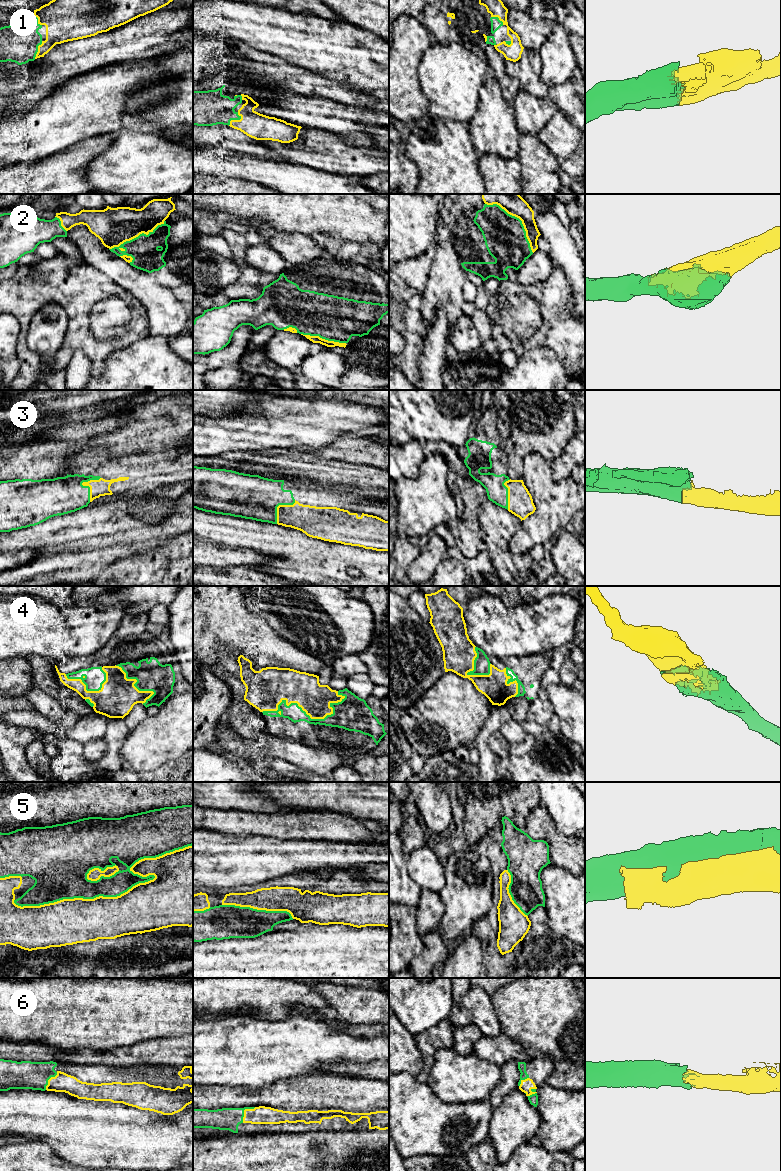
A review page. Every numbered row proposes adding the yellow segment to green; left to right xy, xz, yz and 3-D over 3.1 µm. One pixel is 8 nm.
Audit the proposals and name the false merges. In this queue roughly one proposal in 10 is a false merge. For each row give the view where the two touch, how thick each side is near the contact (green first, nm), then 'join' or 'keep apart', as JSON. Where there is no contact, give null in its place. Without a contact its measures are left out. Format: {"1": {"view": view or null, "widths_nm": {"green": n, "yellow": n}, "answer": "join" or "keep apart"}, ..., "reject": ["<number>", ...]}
{"1": {"view": "xz", "widths_nm": {"green": 280, "yellow": 200}, "answer": "join"}, "2": {"view": "xy", "widths_nm": {"green": 220, "yellow": 300}, "answer": "join"}, "3": {"view": "xy", "widths_nm": {"green": 300, "yellow": 140}, "answer": "join"}, "4": {"view": "xz", "widths_nm": {"green": 140, "yellow": 260}, "answer": "join"}, "5": {"view": "xy", "widths_nm": {"green": 170, "yellow": 400}, "answer": "keep apart"}, "6": {"view": "xz", "widths_nm": {"green": 180, "yellow": 140}, "answer": "join"}, "reject": ["5"]}

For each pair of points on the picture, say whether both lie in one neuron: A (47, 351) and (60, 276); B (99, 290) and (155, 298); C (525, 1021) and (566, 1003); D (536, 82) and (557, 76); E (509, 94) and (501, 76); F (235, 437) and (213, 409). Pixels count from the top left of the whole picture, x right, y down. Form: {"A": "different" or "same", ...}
{"A": "different", "B": "different", "C": "same", "D": "different", "E": "same", "F": "different"}

